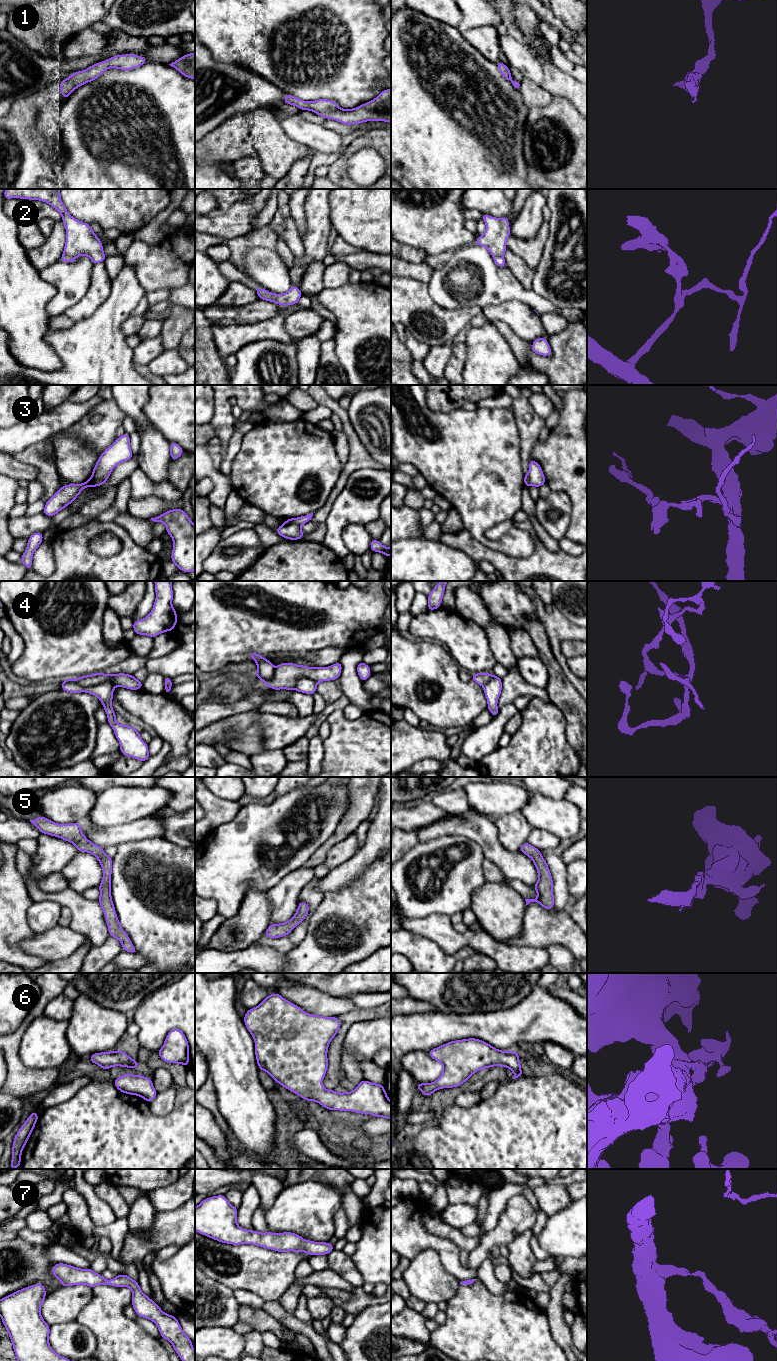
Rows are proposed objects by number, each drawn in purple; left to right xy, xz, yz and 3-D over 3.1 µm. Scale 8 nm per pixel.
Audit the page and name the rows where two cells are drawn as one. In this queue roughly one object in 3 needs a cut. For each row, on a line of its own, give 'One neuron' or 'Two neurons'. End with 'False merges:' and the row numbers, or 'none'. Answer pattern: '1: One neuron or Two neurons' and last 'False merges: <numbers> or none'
1: One neuron
2: Two neurons
3: Two neurons
4: Two neurons
5: One neuron
6: One neuron
7: One neuron
False merges: 2, 3, 4

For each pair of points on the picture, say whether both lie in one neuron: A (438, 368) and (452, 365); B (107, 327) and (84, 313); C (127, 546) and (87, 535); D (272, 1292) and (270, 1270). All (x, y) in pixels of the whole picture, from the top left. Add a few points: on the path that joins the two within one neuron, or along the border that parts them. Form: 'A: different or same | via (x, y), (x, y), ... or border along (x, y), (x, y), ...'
A: different | border along (452, 346), (452, 352), (443, 374)
B: different | border along (106, 299), (90, 316), (76, 322)
C: same | via (121, 535), (114, 528), (98, 528)
D: same | via (270, 1287), (270, 1275)

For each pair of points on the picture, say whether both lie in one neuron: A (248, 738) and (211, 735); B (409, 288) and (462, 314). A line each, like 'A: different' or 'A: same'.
A: same
B: same

